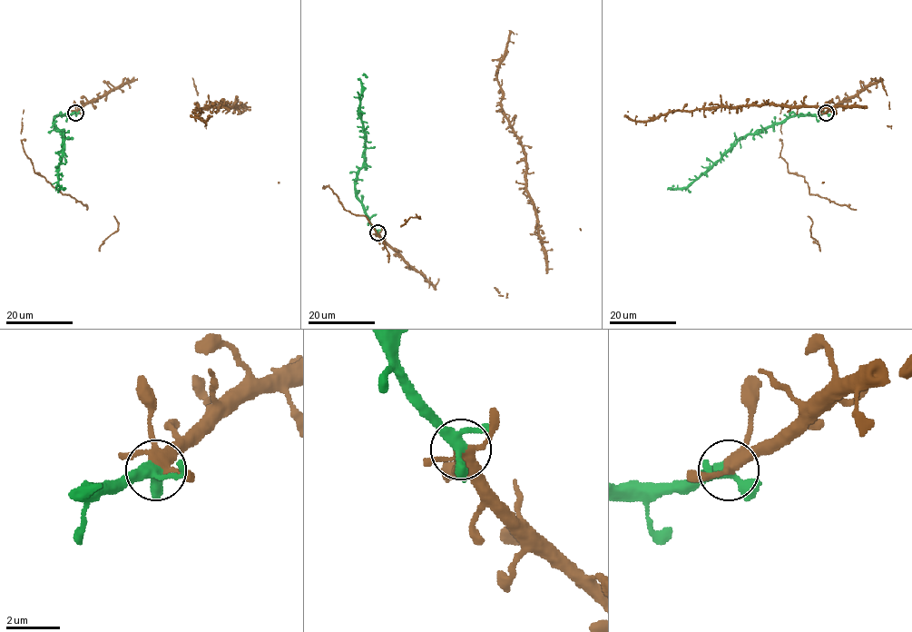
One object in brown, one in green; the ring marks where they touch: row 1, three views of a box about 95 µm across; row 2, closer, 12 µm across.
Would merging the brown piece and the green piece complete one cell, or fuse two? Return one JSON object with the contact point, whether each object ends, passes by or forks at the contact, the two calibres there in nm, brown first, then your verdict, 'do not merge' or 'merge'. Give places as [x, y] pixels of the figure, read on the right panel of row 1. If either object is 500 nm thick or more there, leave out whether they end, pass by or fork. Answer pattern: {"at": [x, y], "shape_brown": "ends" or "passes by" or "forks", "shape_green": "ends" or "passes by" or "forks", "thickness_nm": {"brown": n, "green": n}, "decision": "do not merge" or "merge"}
{"at": [826, 113], "shape_brown": "forks", "shape_green": "forks", "thickness_nm": {"brown": 320, "green": 320}, "decision": "merge"}

